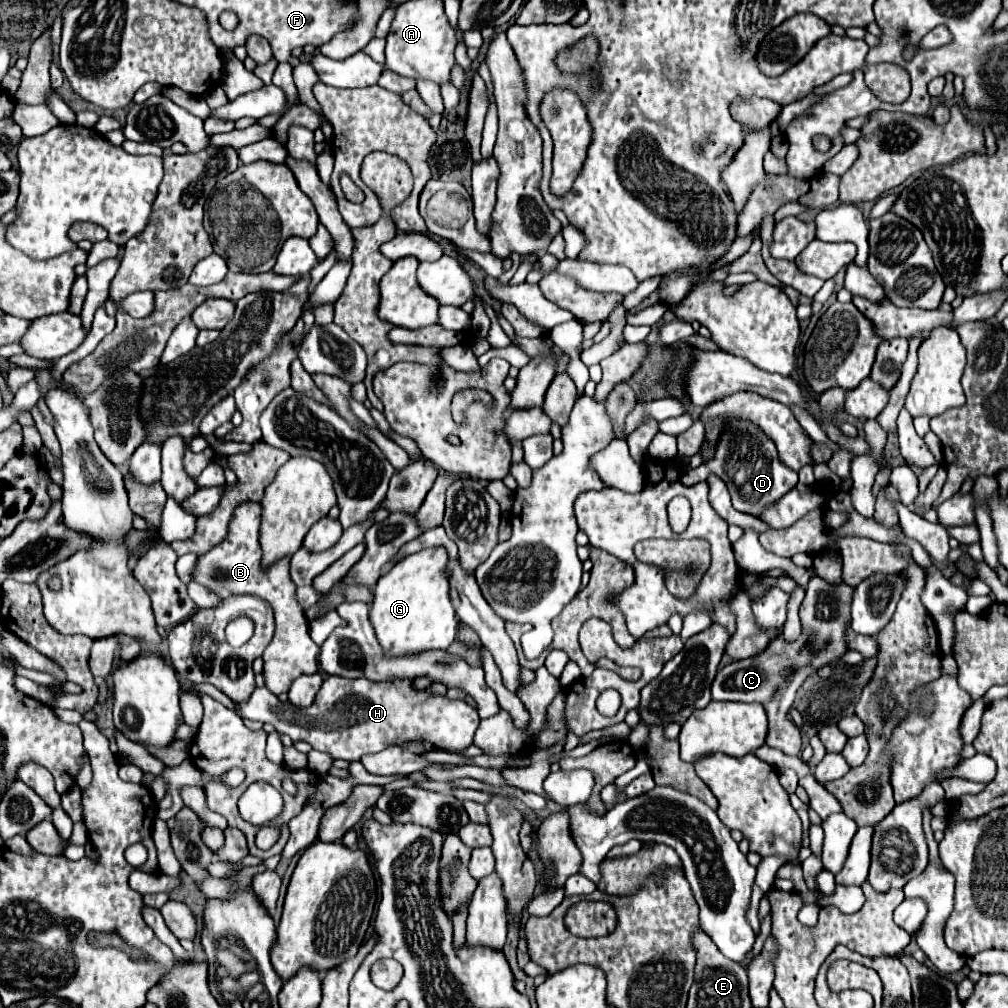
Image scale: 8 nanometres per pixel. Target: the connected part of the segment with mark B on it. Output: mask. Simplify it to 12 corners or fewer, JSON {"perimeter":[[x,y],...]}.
{"perimeter":[[261,505],[235,507],[227,537],[191,581],[255,595],[275,613],[265,687],[315,673],[319,647],[295,597],[289,559],[261,563]]}

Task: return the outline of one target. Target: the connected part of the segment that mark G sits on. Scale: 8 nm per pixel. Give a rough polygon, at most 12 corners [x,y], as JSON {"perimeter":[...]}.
{"perimeter":[[447,549],[379,577],[369,617],[389,655],[447,649],[459,619]]}

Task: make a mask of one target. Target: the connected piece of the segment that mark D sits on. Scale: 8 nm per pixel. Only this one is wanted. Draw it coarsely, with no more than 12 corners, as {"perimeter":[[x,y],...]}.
{"perimeter":[[733,423],[715,457],[681,483],[711,473],[737,511],[761,517],[797,485],[761,429]]}

